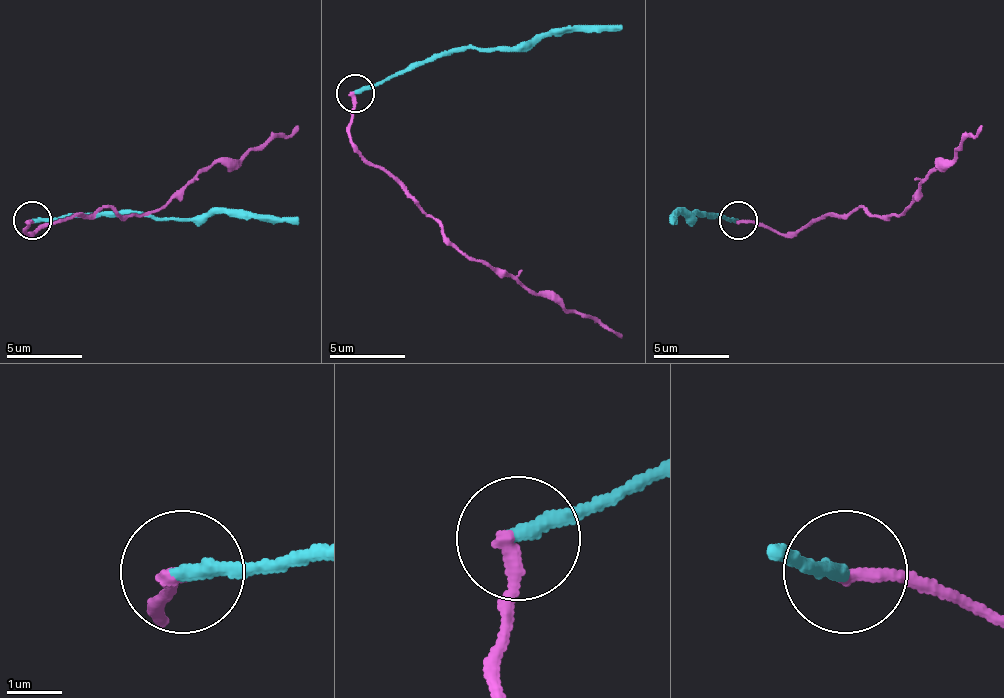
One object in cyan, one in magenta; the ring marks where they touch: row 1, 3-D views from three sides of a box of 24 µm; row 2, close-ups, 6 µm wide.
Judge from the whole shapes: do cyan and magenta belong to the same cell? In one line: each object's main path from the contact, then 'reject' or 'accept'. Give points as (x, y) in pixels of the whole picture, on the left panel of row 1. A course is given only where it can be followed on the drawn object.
cyan runs (31, 221), (130, 214), (209, 218), (228, 214), (289, 218), (297, 225); magenta runs (31, 221), (27, 233), (92, 218), (107, 206), (114, 214), (168, 206), (213, 164), (236, 164), (297, 126); reject

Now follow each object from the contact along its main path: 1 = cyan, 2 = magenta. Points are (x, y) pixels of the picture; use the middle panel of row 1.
1: (354, 94), (453, 52), (533, 49), (552, 33), (613, 30), (620, 26)
2: (354, 94), (351, 144), (392, 178), (465, 254), (491, 265), (620, 337)

